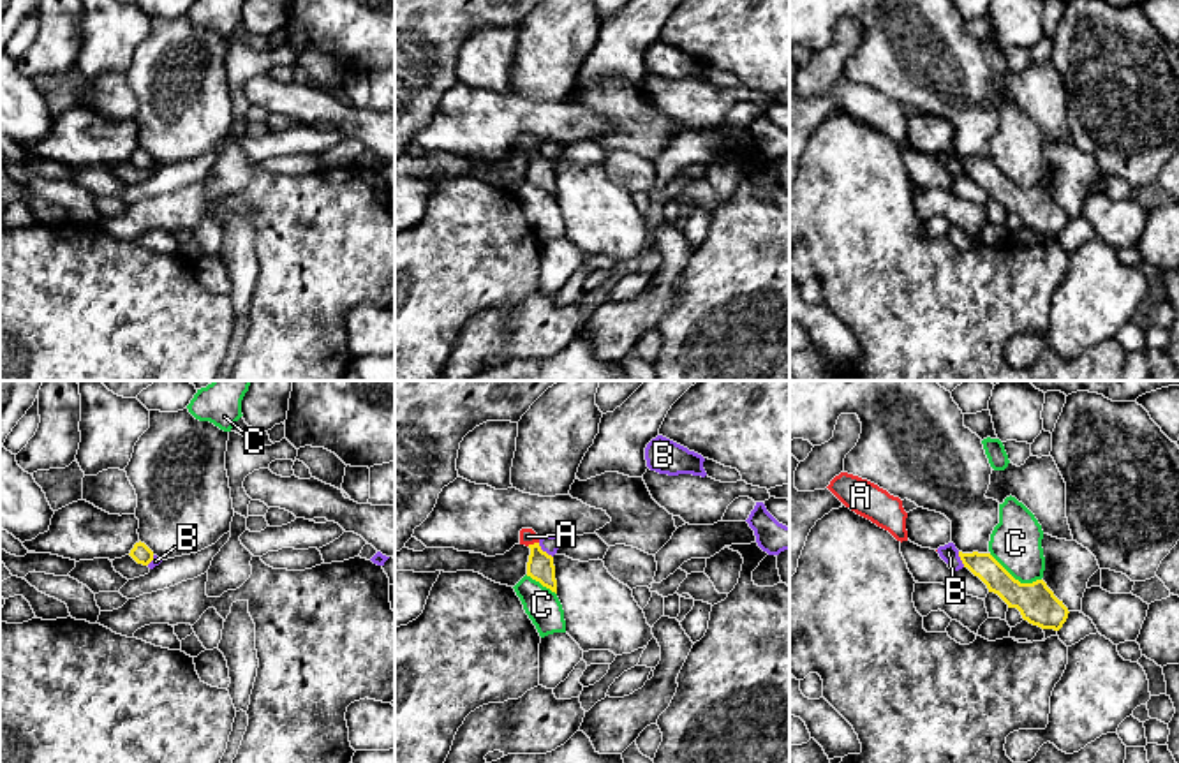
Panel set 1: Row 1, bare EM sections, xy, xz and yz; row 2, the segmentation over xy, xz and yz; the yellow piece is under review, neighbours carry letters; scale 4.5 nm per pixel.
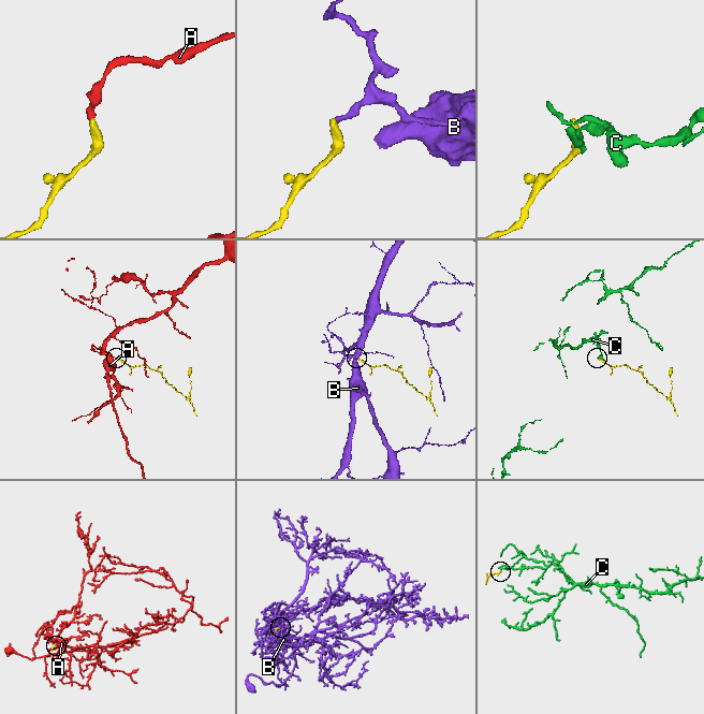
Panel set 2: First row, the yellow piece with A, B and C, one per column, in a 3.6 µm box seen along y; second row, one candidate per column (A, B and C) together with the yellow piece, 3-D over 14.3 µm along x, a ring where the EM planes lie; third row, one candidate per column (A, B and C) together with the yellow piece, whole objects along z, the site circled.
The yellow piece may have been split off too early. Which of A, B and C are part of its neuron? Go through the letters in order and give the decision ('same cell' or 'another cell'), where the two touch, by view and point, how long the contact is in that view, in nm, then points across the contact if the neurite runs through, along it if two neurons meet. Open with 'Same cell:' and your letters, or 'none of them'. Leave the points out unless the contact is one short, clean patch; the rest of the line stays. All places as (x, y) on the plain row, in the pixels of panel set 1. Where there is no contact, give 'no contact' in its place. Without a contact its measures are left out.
Same cell: A
A: same cell; contact xz (534, 148); length 60 nm; way xz (540, 171), (534, 148), (527, 141)
B: another cell; contact xz (545, 157); length 100 nm; border xz (538, 148), (552, 162)
C: another cell; contact yz (1014, 184); length 260 nm

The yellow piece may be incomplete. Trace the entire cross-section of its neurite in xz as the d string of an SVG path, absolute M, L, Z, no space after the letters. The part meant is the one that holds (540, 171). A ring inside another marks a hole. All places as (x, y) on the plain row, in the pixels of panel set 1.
M532 134L520 136L520 150L530 153L527 181L557 199L553 162L541 155L539 144Z

